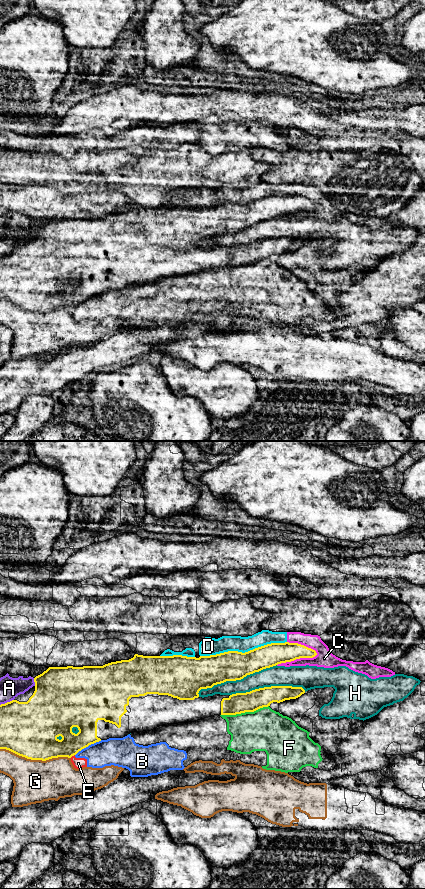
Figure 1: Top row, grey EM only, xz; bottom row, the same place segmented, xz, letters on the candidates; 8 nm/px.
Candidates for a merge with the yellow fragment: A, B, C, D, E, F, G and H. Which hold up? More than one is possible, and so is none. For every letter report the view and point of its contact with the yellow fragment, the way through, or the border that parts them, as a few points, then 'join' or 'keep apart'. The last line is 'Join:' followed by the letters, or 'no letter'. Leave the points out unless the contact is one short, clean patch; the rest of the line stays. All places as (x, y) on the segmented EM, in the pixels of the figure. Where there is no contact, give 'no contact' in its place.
A: meets yellow in xz at (7, 702); keep apart
B: meets yellow in xz at (88, 745); border along xz (101, 740), (82, 748), (75, 755); keep apart
C: meets yellow in xz at (297, 658); border along xz (317, 653), (312, 657), (300, 657), (281, 662), (277, 665); keep apart
D: meets yellow in xz at (243, 653); keep apart
E: meets yellow in xz at (72, 755); border along xz (74, 754), (70, 758); keep apart
F: meets yellow in xz at (244, 712); border along xz (268, 705), (253, 711), (221, 715); keep apart
G: meets yellow in xz at (35, 759); keep apart
H: meets yellow in xz at (235, 680); keep apart
Join: no letter

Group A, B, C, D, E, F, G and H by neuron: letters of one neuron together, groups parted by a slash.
A C D / B E F / G / H

